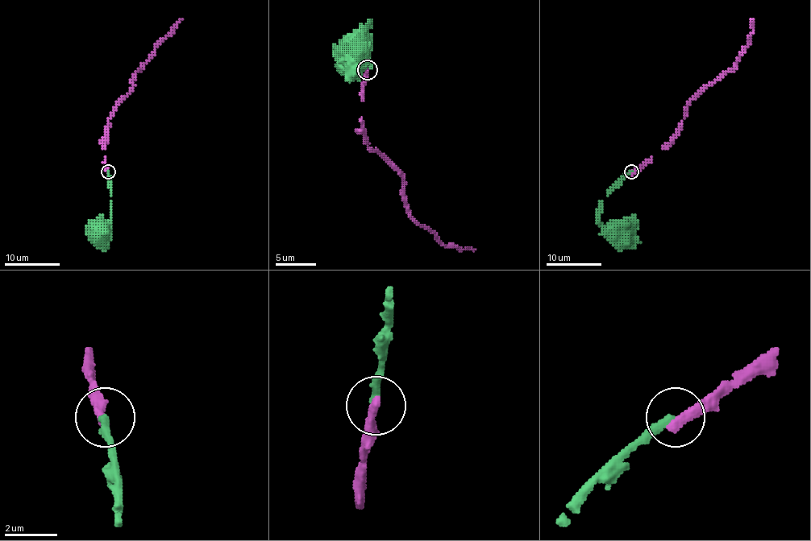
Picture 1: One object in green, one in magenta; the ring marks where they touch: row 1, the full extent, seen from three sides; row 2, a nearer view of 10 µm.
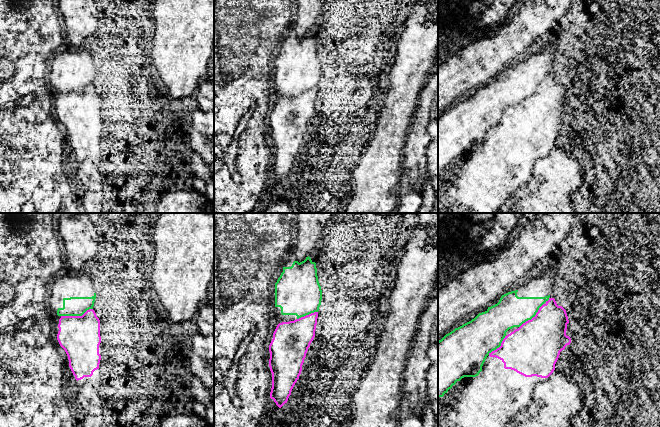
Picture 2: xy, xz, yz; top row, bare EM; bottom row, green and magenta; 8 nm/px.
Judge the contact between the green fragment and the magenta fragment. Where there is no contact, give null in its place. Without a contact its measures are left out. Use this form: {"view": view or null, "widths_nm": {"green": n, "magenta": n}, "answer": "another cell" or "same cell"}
{"view": "xy", "widths_nm": {"green": 160, "magenta": 320}, "answer": "another cell"}

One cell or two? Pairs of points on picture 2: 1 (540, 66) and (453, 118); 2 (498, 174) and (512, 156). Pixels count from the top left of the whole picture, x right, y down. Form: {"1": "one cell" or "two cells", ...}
{"1": "one cell", "2": "two cells"}

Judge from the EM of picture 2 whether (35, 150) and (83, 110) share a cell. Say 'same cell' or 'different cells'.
different cells

